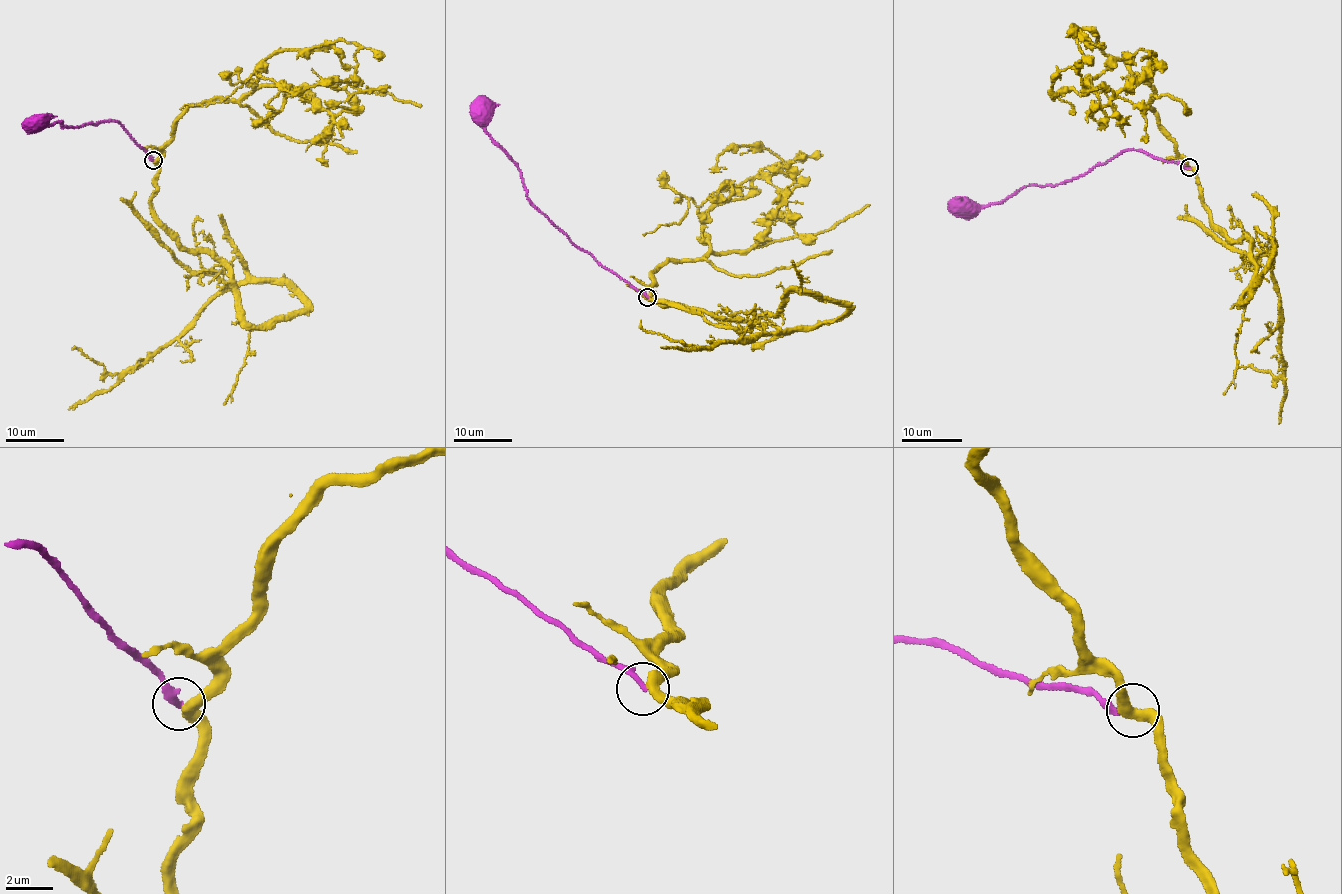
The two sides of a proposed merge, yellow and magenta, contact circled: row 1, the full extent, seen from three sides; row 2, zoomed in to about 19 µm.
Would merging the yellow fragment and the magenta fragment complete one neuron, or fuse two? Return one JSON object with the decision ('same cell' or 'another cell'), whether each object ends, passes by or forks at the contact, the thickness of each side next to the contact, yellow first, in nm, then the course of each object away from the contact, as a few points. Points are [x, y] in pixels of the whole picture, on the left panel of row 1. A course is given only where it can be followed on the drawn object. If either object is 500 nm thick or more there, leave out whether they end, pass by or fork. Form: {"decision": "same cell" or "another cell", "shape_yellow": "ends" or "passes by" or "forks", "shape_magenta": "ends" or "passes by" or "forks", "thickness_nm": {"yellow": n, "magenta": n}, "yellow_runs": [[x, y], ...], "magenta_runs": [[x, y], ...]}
{"decision": "another cell", "shape_yellow": "passes by", "shape_magenta": "ends", "thickness_nm": {"yellow": 420, "magenta": 240}, "yellow_runs": [[153, 161], [189, 107], [239, 99], [274, 54], [359, 47], [351, 81], [281, 91], [269, 103], [279, 112]], "magenta_runs": [[153, 160], [116, 122], [105, 120], [62, 128], [63, 122], [58, 120], [46, 127], [33, 125], [40, 122]]}

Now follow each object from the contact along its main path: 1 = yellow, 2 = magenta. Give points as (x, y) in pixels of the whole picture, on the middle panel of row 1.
1: (648, 297), (658, 267), (708, 250), (710, 210), (787, 168), (729, 146), (714, 171), (726, 168)
2: (647, 297), (590, 253), (577, 248), (532, 202), (522, 172), (485, 129), (486, 108)

